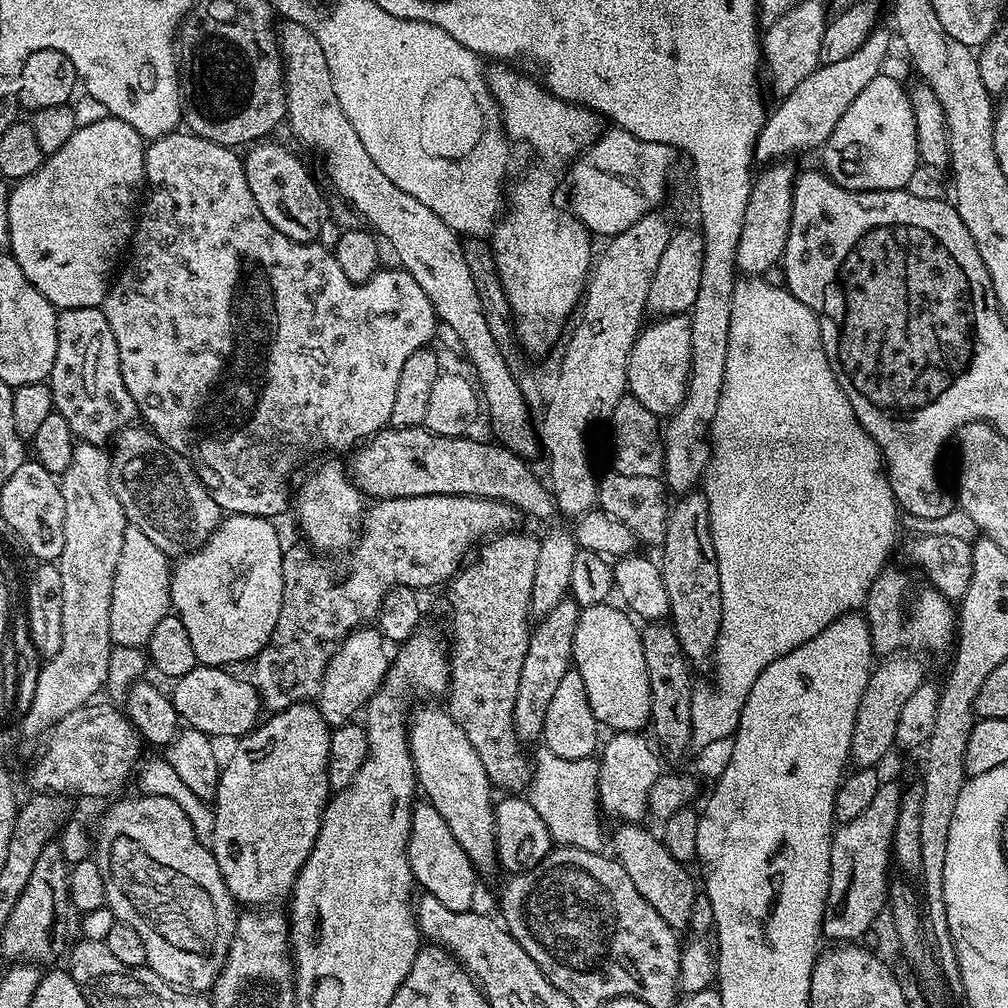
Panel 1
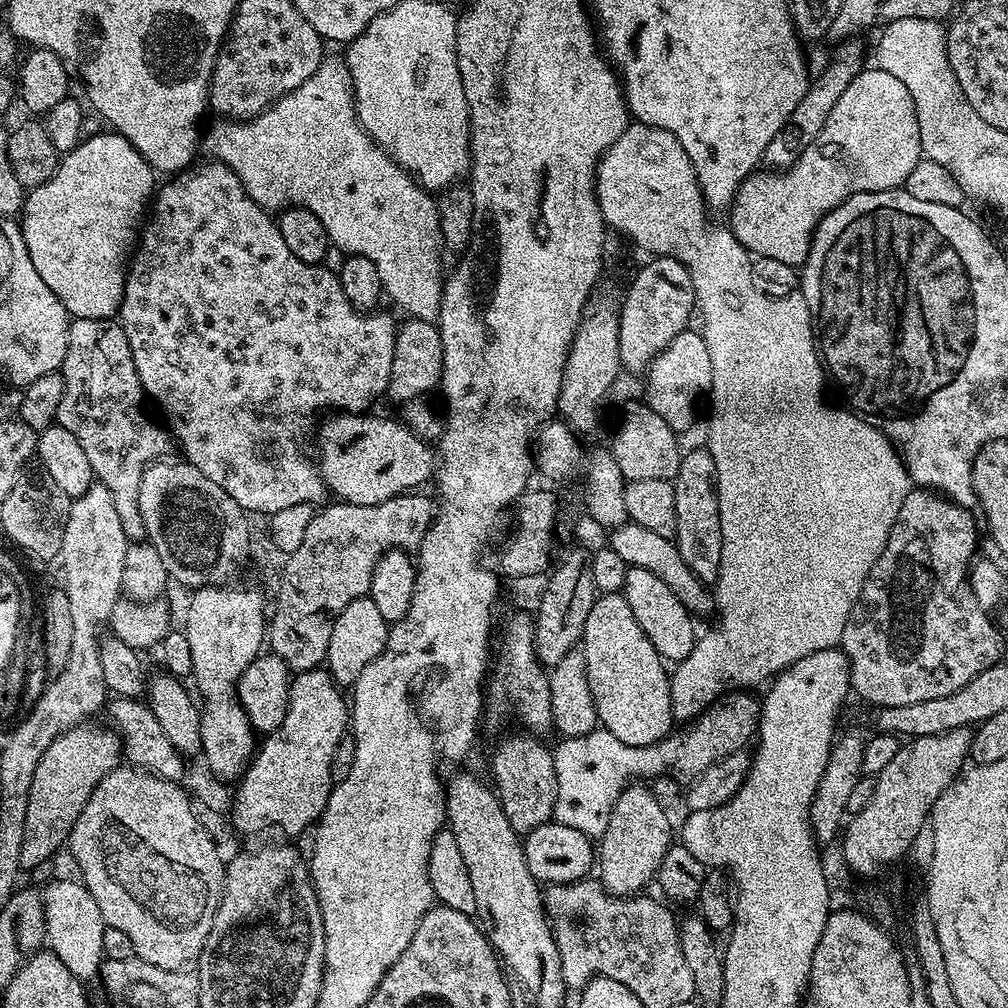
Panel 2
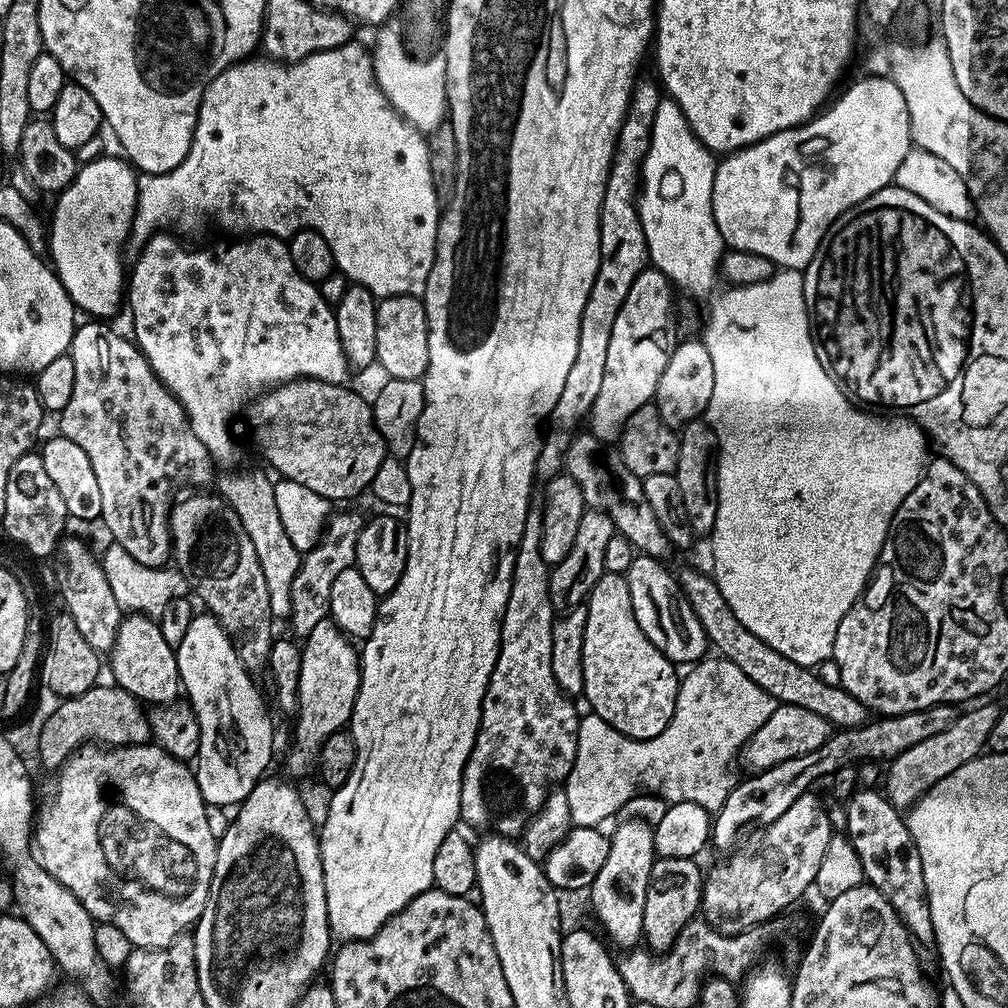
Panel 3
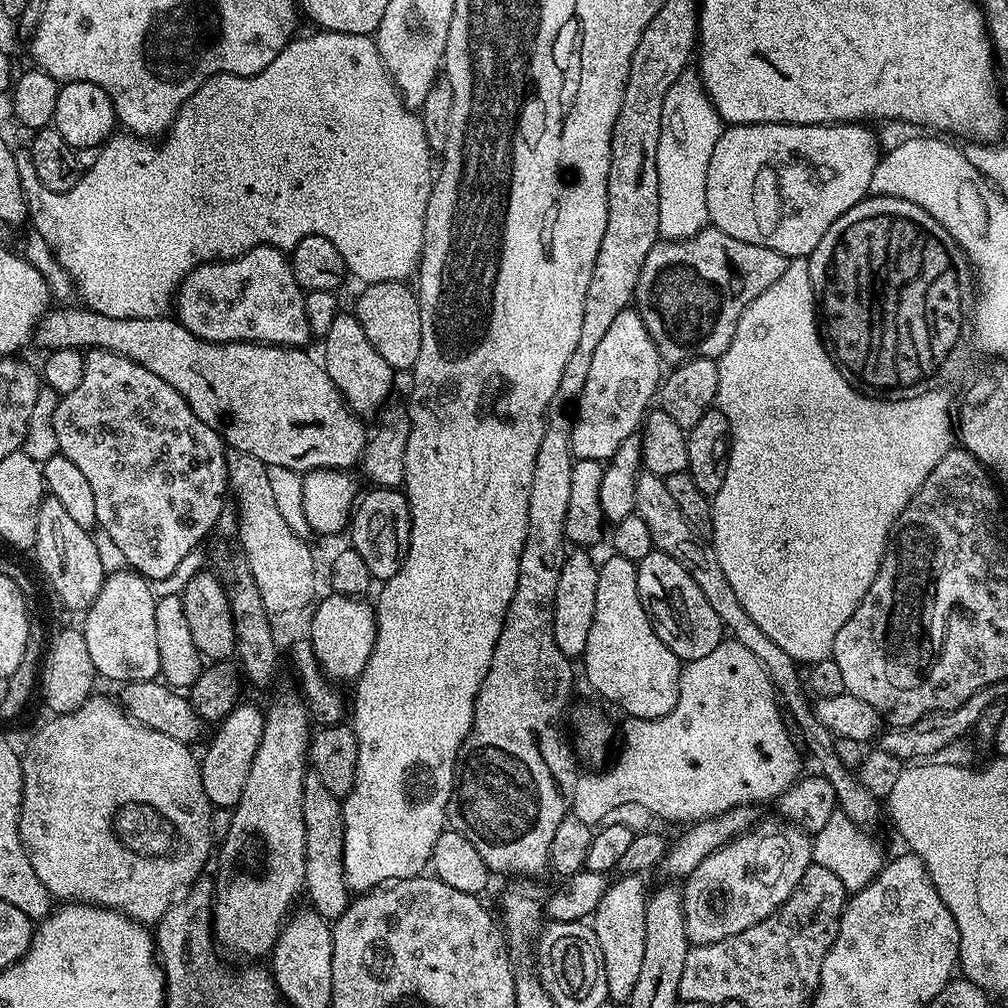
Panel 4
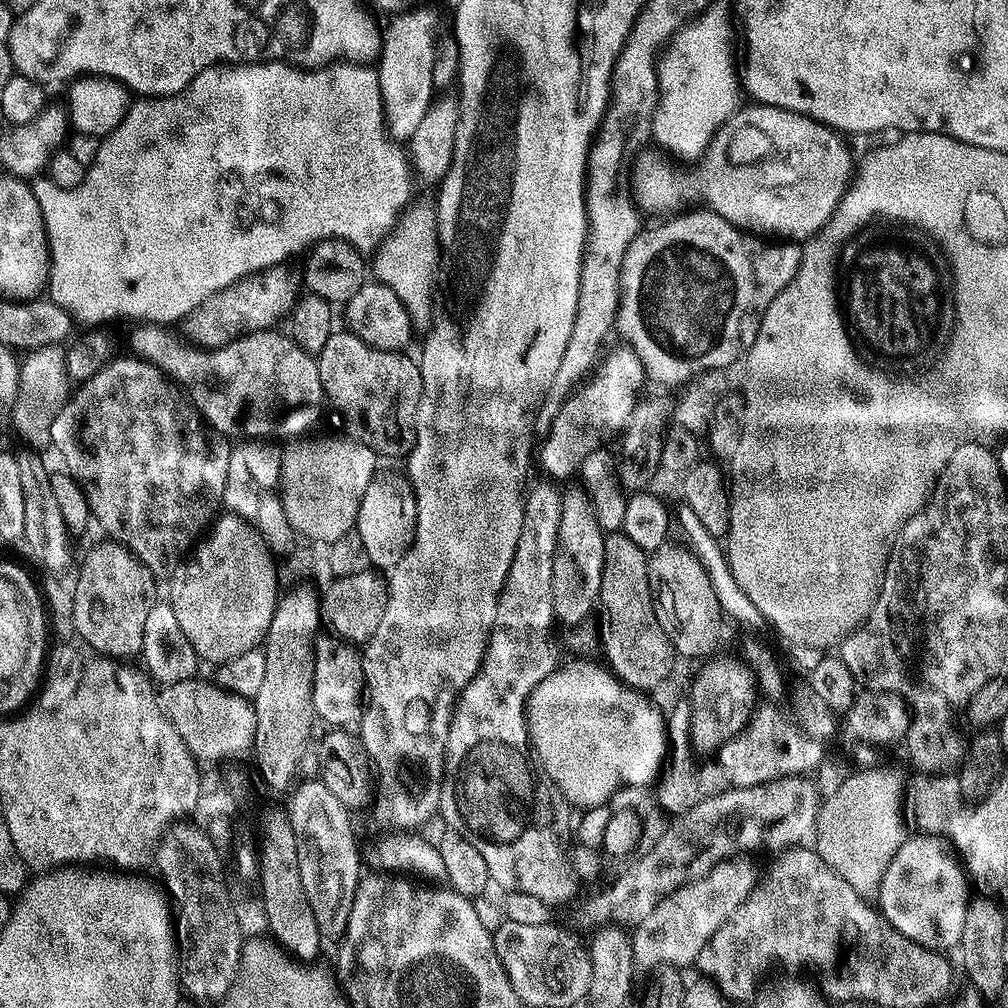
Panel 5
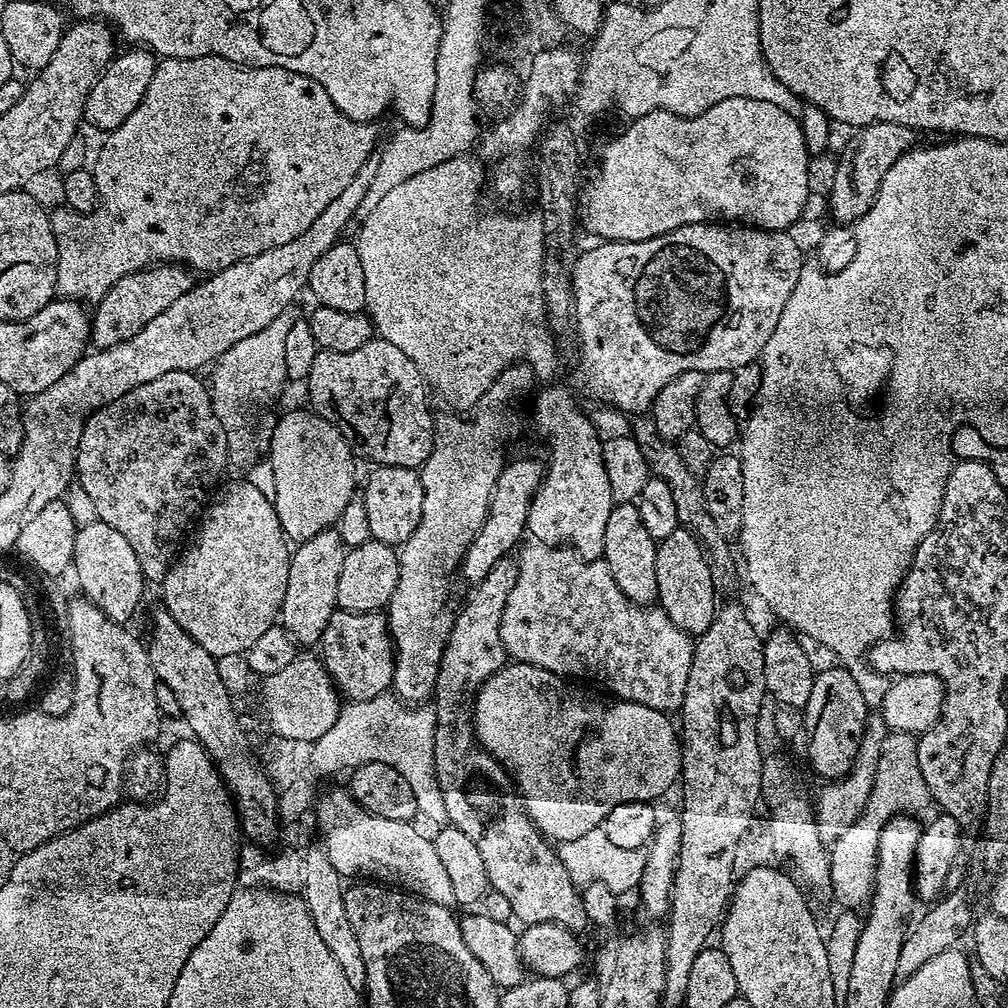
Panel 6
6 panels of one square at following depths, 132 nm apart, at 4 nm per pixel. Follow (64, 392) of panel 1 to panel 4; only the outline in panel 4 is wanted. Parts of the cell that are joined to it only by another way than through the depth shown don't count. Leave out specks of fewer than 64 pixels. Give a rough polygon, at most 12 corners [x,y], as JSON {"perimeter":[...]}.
{"perimeter":[[101,348],[52,412],[99,531],[155,582],[215,529],[220,435]]}

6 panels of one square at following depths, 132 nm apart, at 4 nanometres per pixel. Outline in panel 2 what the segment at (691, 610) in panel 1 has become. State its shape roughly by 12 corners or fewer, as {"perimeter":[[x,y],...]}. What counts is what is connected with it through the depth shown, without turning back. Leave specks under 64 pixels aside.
{"perimeter":[[681,455],[678,554],[704,584],[722,562],[714,458]]}

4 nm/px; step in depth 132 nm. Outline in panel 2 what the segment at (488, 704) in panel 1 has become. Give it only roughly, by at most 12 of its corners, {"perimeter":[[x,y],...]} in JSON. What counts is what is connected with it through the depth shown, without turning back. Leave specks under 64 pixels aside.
{"perimeter":[[508,736],[492,752],[492,780],[514,830],[553,819],[553,749]]}

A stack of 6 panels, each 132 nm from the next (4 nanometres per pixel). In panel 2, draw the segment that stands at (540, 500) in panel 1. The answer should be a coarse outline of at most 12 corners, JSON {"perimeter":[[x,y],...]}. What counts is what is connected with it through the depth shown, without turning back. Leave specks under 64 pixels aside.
{"perimeter":[[359,412],[320,428],[337,501],[374,506],[434,476],[408,425]]}

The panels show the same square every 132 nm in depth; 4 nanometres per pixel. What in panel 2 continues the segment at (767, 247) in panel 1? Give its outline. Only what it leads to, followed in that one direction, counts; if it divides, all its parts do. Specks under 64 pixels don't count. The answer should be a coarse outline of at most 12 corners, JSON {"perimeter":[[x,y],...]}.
{"perimeter":[[860,38],[833,47],[763,159],[787,170],[866,67]]}

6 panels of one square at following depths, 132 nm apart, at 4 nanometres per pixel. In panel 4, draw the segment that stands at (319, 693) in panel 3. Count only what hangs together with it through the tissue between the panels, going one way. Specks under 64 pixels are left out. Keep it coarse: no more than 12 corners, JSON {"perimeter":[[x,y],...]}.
{"perimeter":[[359,595],[315,605],[310,639],[333,682],[355,681],[376,641]]}

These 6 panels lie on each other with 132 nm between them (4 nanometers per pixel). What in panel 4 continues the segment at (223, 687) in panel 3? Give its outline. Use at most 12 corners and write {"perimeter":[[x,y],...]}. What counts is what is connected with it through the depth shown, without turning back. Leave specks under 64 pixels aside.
{"perimeter":[[241,702],[199,761],[213,808],[242,798],[264,712]]}

